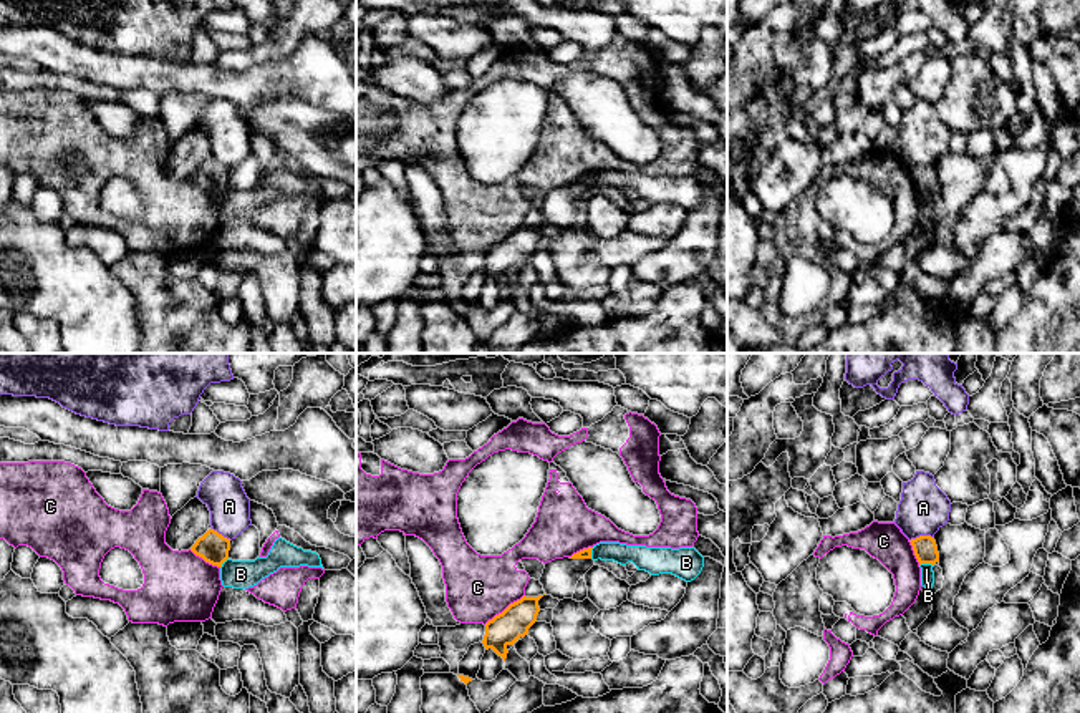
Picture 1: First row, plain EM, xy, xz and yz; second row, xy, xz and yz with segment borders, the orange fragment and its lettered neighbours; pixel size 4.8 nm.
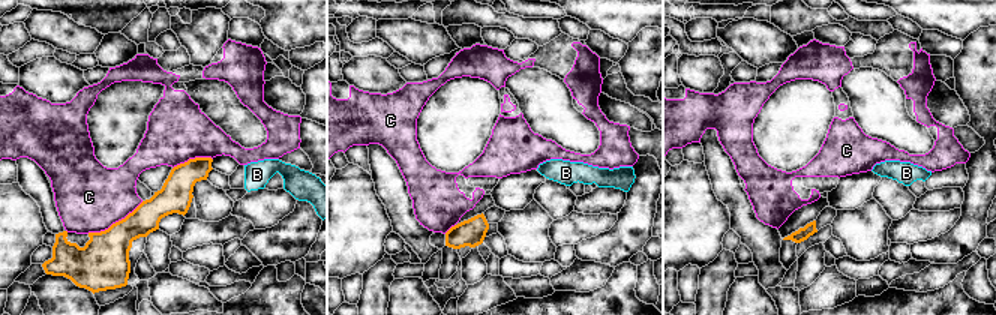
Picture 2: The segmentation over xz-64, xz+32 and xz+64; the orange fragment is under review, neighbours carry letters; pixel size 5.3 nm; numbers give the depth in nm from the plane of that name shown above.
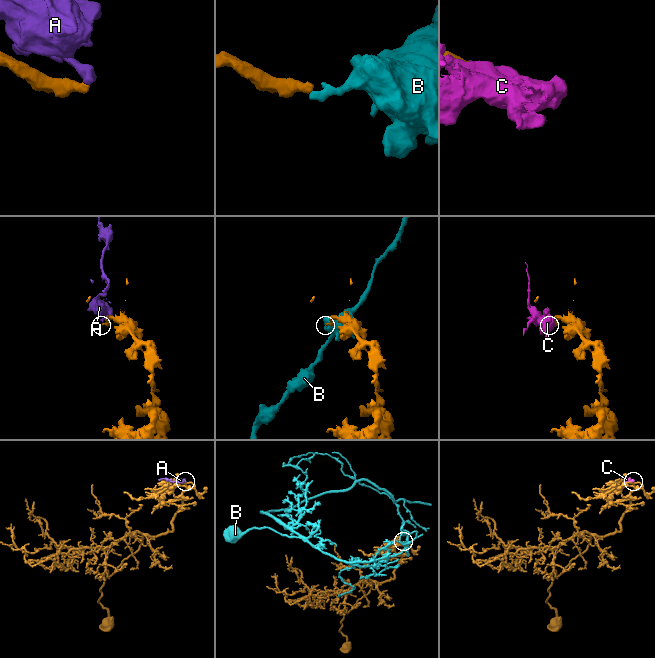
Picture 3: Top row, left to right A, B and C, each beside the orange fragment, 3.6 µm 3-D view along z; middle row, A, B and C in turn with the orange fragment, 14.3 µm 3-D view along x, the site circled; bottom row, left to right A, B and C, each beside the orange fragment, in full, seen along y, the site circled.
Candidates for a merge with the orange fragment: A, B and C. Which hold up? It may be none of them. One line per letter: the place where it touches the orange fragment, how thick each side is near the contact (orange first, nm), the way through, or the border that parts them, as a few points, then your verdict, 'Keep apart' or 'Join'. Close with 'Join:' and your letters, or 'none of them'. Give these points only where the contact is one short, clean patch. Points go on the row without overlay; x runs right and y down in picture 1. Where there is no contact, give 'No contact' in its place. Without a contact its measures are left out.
A: Touches orange at yz (921, 164). Thickness 120 nm (orange) against 240 nm. Boundary: yz (933, 164), (916, 164), (910, 169). Keep apart
B: Touches orange at yz (926, 191). Thickness 120 nm (orange) against 60 nm. Boundary: yz (933, 193), (920, 194). Keep apart
C: Touches orange at xz (506, 237). Thickness 160 nm (orange) against 320 nm. Keep apart
Join: none of them

